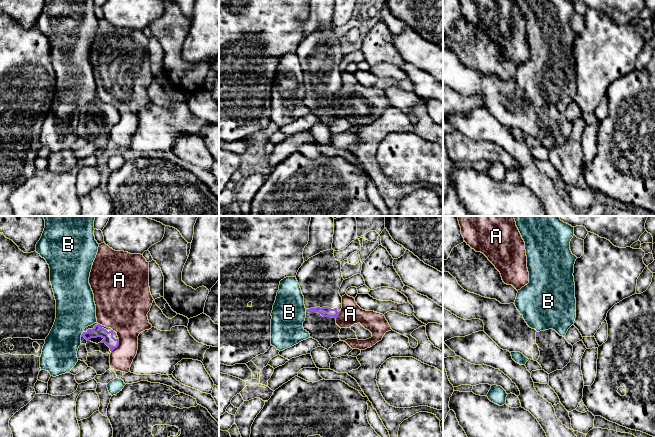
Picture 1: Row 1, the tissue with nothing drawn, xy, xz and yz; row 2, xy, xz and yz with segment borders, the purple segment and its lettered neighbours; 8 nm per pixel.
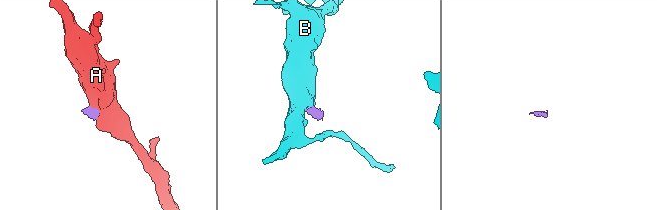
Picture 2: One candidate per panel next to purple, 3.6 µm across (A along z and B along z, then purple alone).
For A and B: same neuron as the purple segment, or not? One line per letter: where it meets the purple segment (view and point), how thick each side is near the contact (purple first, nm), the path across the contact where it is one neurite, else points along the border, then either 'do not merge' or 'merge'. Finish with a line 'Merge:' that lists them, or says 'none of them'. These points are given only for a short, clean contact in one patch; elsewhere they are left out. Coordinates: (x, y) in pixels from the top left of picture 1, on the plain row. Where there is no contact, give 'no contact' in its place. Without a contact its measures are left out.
A: contact xy (117, 122); calibres 90 and 300 nm; border xy (119, 115), (119, 120), (111, 128); do not merge
B: contact xy (82, 110); calibres 90 and 320 nm; border xy (83, 108), (80, 112); do not merge
Merge: none of them

